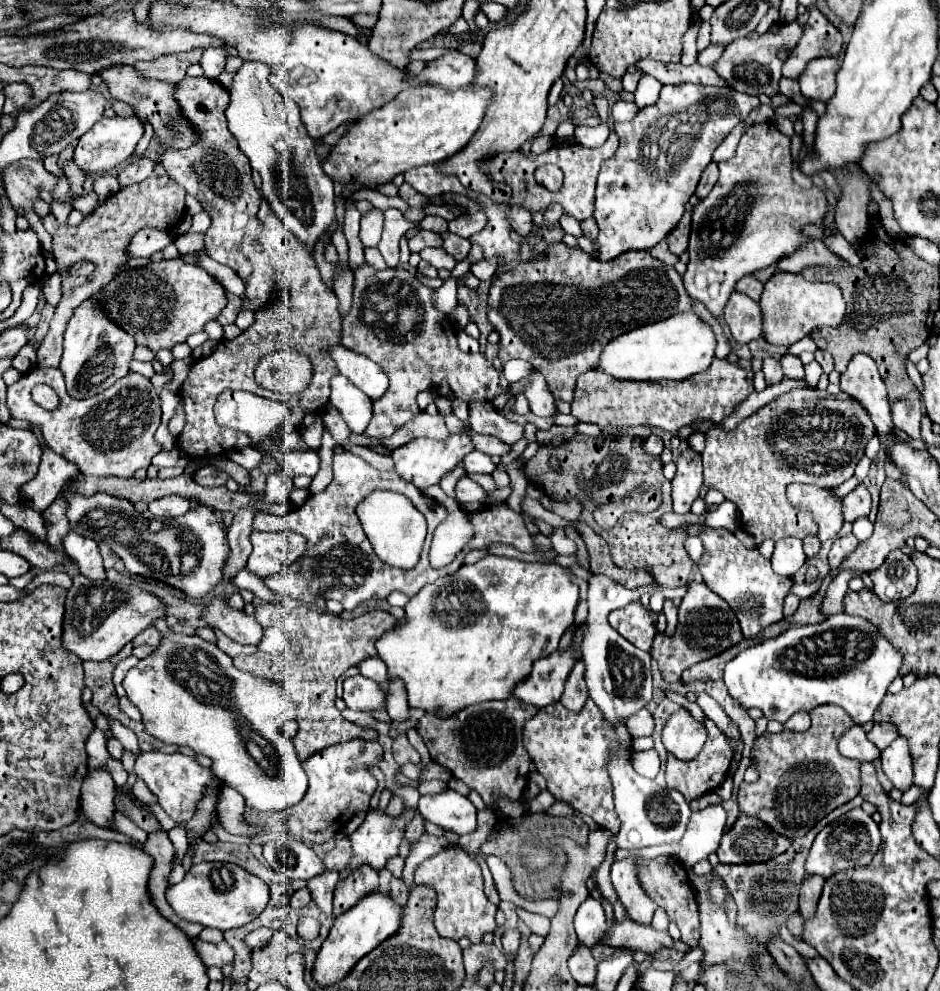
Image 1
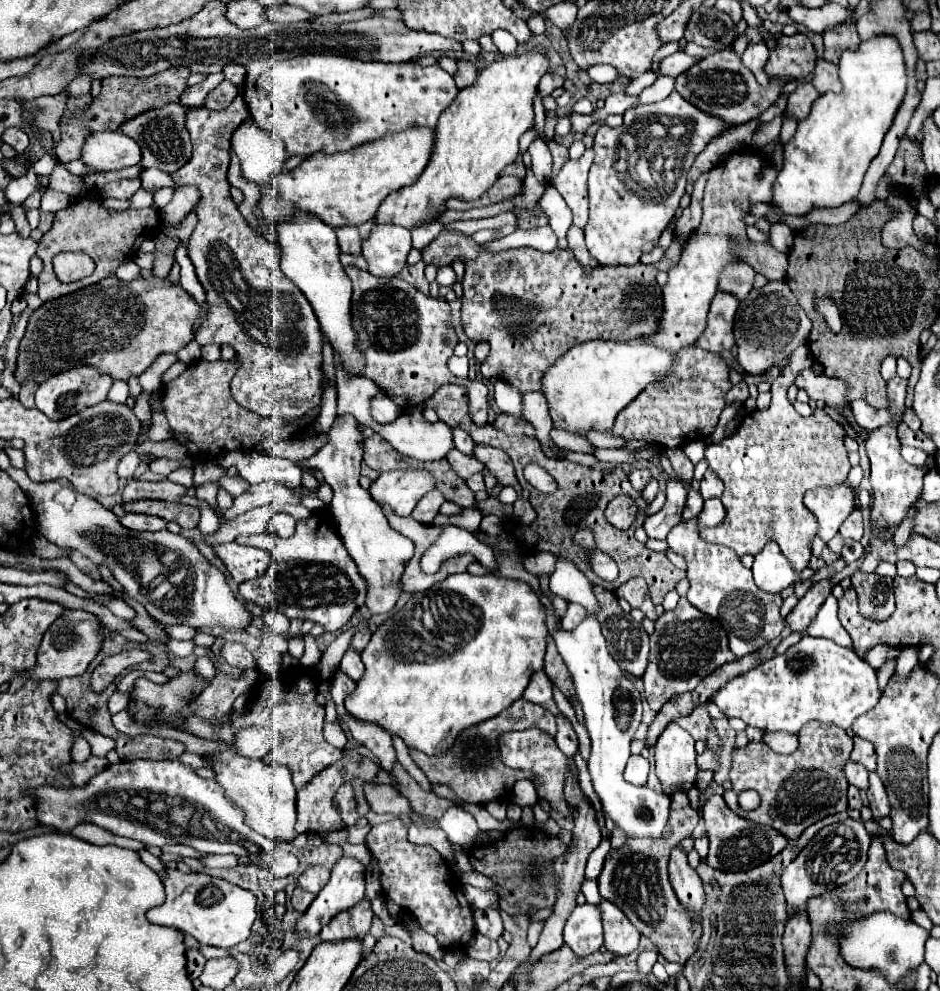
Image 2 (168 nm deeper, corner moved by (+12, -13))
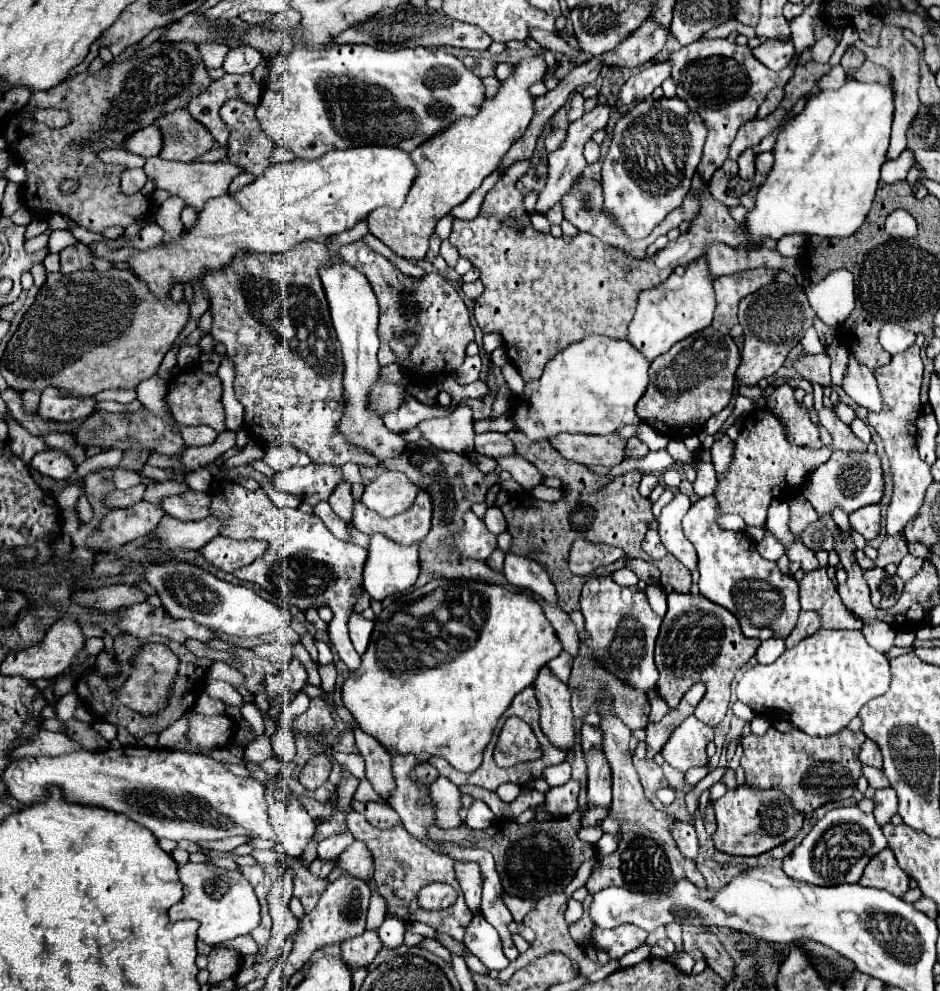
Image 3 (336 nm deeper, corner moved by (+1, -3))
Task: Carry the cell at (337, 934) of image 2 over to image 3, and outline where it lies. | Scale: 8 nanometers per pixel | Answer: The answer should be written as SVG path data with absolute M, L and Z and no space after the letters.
M366 929L362 935L344 939L340 943L342 957L346 959L350 969L358 969L362 965L370 965L380 947L382 947L382 943L380 943L380 937L378 937L378 929L374 929L374 931Z

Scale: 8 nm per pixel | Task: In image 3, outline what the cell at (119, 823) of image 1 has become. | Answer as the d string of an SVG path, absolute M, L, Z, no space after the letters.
M184 863L178 865L178 877L184 887L184 897L168 911L170 919L196 919L200 923L198 939L216 945L238 935L248 935L260 925L260 903L254 887L240 871L218 869L210 863Z

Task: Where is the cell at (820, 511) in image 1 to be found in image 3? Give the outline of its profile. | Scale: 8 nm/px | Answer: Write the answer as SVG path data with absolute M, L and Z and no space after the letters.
M832 453L830 461L820 465L810 475L810 481L806 481L806 489L802 489L802 495L812 503L818 515L832 517L834 509L842 509L850 515L860 507L878 503L882 497L882 489L882 467L876 453Z

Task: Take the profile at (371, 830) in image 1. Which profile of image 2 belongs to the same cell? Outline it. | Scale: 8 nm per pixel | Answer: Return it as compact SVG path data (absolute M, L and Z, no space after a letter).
M341 857L335 867L331 869L331 879L329 883L319 891L319 895L315 897L315 901L309 905L309 909L299 917L297 925L295 925L295 933L297 937L315 937L319 935L321 927L325 927L335 915L349 911L351 907L355 907L355 903L365 899L365 867L351 857Z

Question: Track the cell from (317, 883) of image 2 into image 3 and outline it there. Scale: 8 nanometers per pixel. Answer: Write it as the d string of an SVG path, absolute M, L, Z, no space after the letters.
M350 831L320 841L320 843L318 843L318 859L320 859L320 861L338 861L340 853L342 853L352 841L354 841L354 837L352 837Z

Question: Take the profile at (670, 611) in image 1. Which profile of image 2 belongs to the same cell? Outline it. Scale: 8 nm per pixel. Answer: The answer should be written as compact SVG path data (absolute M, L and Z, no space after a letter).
M633 577L631 581L623 583L619 589L617 589L617 597L623 597L627 599L631 605L635 605L637 609L641 609L649 619L657 619L655 615L655 605L649 597L649 589L647 589L647 583L643 577Z

